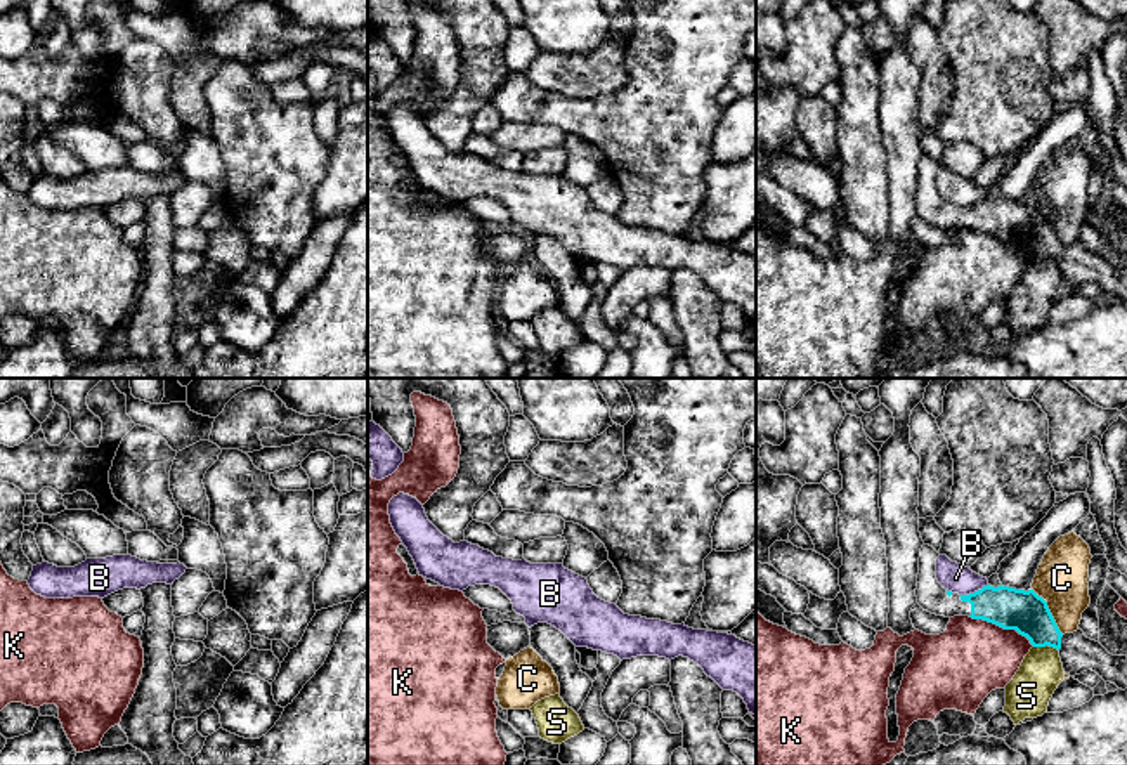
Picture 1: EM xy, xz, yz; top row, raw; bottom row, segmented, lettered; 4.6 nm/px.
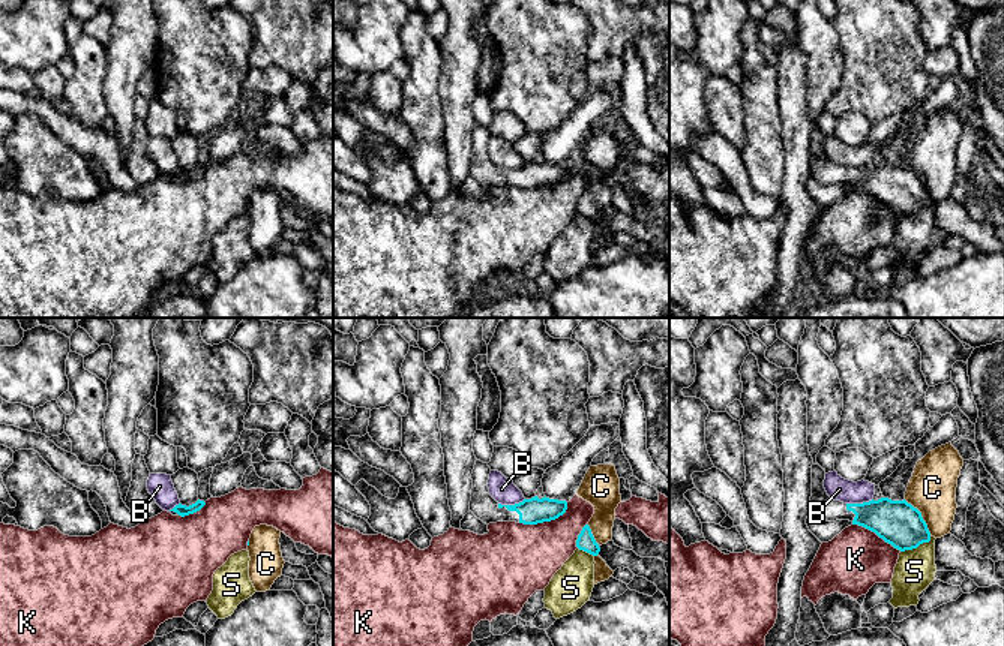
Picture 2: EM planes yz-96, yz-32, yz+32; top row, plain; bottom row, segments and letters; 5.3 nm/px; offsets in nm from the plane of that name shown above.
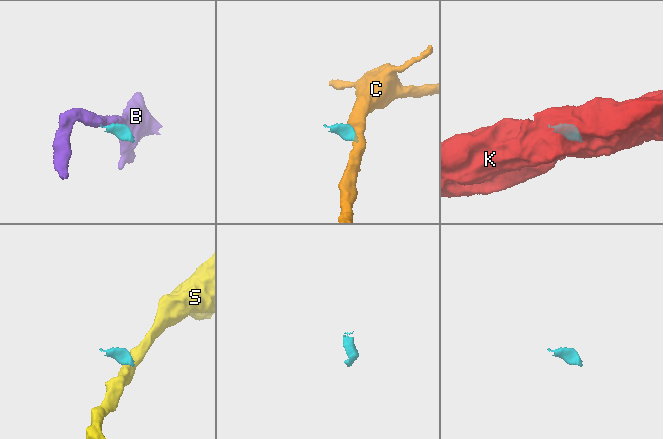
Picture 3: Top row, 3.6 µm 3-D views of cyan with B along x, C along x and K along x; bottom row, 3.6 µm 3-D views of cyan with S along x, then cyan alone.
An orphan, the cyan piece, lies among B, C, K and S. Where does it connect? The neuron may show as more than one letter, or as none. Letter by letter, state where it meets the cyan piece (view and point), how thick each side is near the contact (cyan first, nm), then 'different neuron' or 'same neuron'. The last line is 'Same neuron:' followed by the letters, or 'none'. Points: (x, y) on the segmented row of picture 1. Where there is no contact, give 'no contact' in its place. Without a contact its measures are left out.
B: yz (975, 592) | 190/140 nm | different neuron
C: yz (1049, 611) | 200/240 nm | different neuron
K: yz (1001, 627) | 200/360 nm | different neuron
S: yz (1046, 644) | 200/200 nm | different neuron
Same neuron: none

